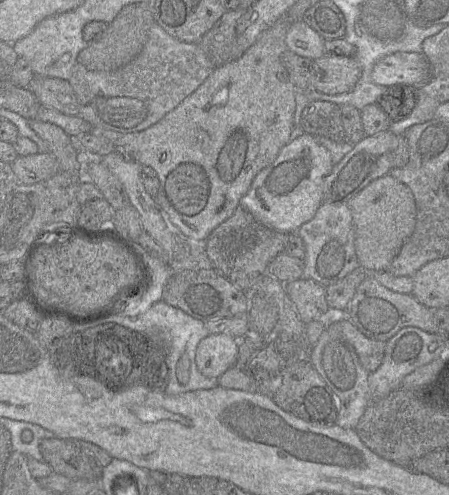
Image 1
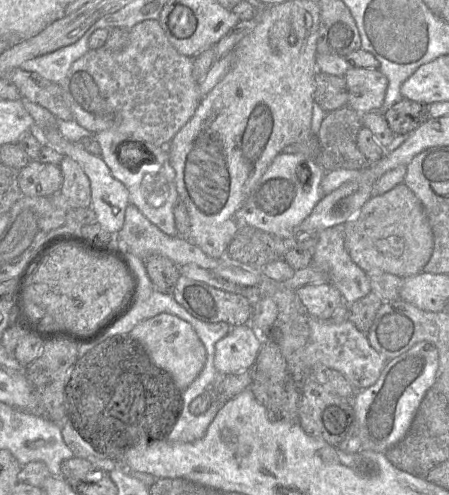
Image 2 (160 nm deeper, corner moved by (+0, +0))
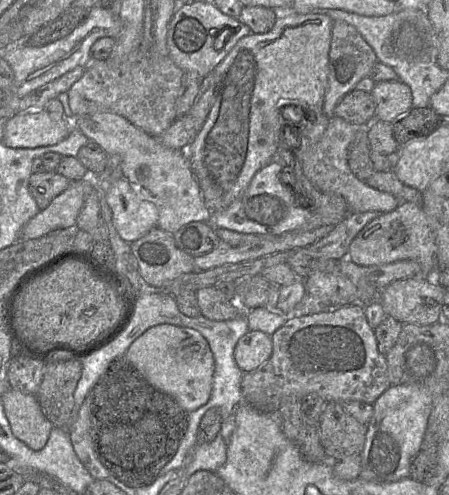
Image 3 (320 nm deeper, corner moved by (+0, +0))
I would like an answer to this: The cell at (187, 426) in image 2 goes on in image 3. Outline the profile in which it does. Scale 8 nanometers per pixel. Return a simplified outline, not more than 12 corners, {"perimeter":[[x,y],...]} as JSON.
{"perimeter":[[219,432],[213,441],[187,452],[178,474],[216,473],[225,463],[227,445]]}

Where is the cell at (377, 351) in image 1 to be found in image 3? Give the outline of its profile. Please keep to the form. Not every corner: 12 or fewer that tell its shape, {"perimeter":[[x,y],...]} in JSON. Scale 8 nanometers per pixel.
{"perimeter":[[363,305],[291,317],[243,401],[373,403],[385,356]]}

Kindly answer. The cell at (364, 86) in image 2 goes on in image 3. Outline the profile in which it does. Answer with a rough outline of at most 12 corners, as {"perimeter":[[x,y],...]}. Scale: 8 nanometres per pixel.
{"perimeter":[[376,82],[375,120],[392,123],[413,108],[410,87]]}

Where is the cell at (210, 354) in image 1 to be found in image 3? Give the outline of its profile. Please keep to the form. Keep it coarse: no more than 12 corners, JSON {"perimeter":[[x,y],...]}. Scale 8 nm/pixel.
{"perimeter":[[249,330],[234,358],[244,372],[262,366],[272,354],[271,336]]}

